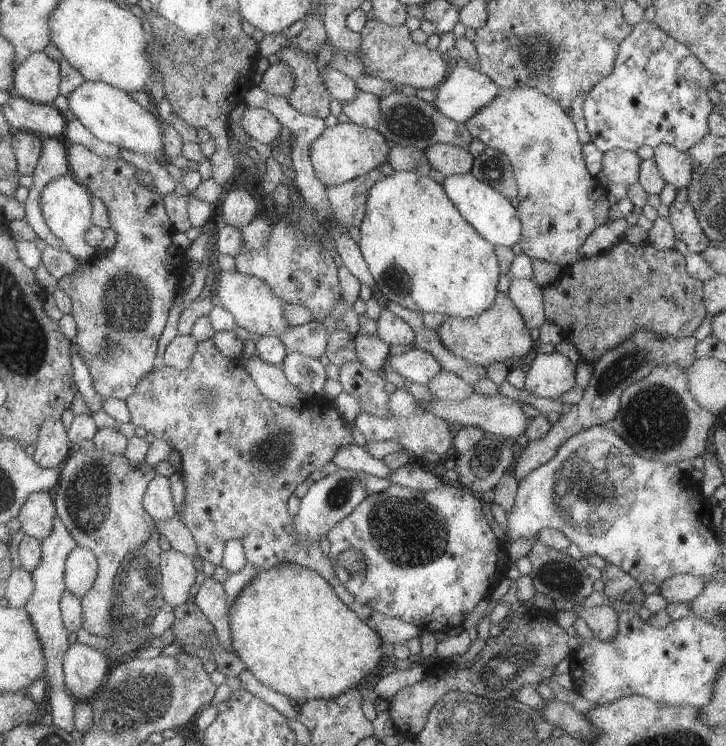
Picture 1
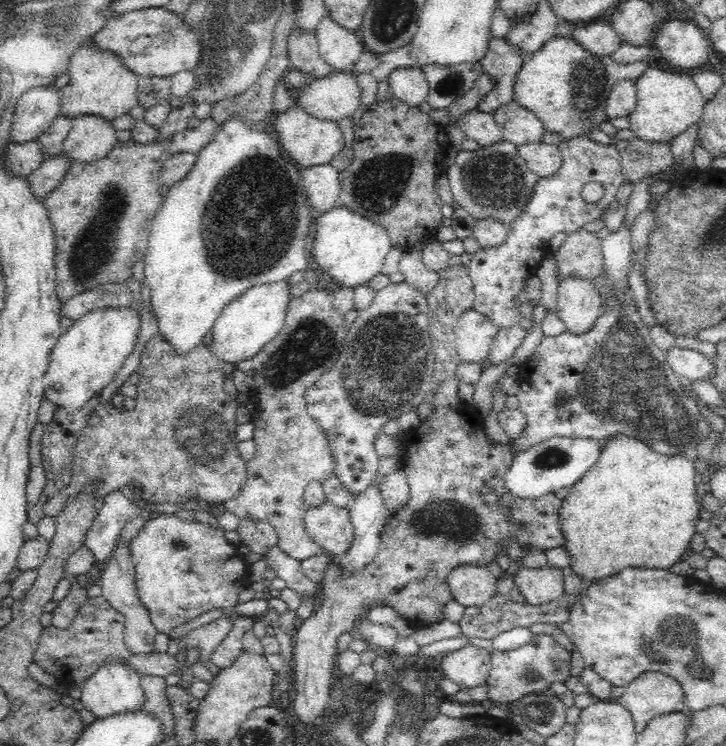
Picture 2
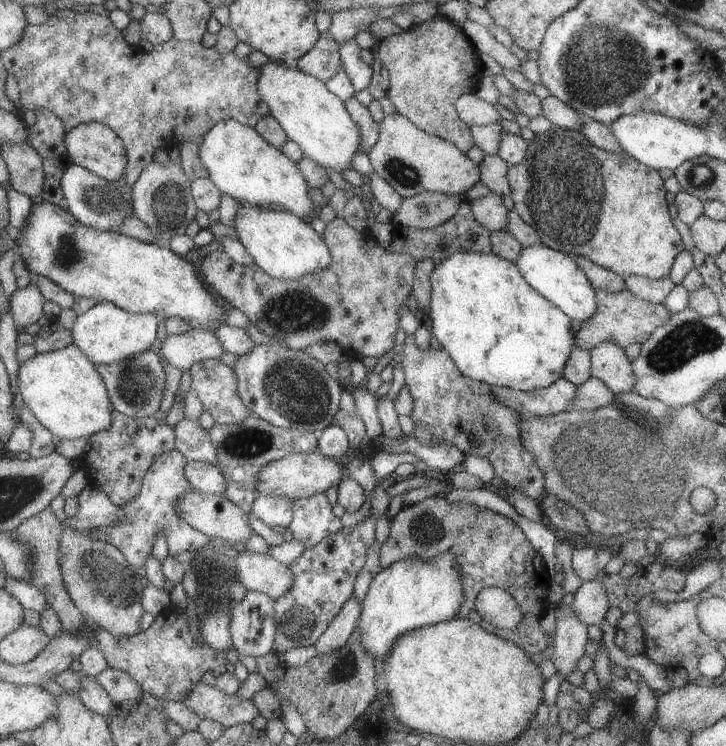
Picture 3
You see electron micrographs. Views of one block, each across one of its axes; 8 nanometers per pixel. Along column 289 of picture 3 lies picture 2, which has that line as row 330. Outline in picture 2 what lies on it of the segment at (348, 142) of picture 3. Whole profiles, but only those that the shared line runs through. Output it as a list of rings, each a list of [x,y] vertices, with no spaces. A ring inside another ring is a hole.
[[[136,304],[92,310],[73,320],[66,334],[61,334],[52,348],[44,375],[44,396],[68,412],[84,406],[112,382],[124,360],[134,350],[141,324],[140,308]]]

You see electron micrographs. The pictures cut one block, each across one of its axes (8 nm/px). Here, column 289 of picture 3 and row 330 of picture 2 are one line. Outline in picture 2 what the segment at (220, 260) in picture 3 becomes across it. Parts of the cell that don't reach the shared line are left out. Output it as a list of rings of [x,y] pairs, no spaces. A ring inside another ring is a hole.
[[[310,288],[293,298],[286,310],[284,326],[269,343],[266,343],[256,355],[246,362],[238,363],[238,368],[254,378],[254,386],[248,397],[262,404],[260,416],[255,422],[253,438],[256,443],[254,458],[246,462],[248,476],[246,482],[234,499],[226,500],[224,506],[228,512],[236,514],[240,519],[262,520],[268,522],[278,532],[278,549],[286,556],[301,561],[316,554],[324,554],[324,548],[312,541],[305,528],[305,503],[303,502],[306,486],[310,482],[321,482],[334,475],[334,453],[330,449],[330,437],[318,426],[313,416],[306,414],[304,400],[306,389],[312,386],[320,376],[330,372],[338,360],[341,346],[348,334],[348,322],[332,303],[333,293],[325,289]]]

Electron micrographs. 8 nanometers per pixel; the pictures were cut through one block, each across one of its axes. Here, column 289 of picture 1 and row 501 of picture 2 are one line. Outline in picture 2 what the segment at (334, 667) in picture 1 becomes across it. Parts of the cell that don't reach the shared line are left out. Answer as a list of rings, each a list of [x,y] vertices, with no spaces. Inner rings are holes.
[[[620,433],[613,437],[603,440],[600,454],[593,464],[571,487],[567,489],[567,495],[562,500],[560,523],[561,530],[566,538],[565,548],[570,553],[571,568],[589,583],[596,582],[604,578],[604,576],[614,576],[622,571],[626,566],[636,566],[637,568],[670,568],[674,563],[684,556],[684,552],[690,545],[690,541],[694,536],[696,524],[701,520],[700,512],[703,508],[702,503],[697,498],[695,491],[695,479],[697,476],[694,458],[686,456],[682,451],[679,453],[662,454],[657,453],[650,447],[646,441],[642,441],[634,436]]]

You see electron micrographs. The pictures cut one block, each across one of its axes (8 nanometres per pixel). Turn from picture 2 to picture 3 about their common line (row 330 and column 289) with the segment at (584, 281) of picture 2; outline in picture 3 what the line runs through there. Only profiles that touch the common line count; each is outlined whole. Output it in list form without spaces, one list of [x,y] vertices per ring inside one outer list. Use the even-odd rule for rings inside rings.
[[[245,549],[235,555],[234,565],[236,578],[247,591],[257,591],[275,600],[290,589],[291,571],[267,553]]]

